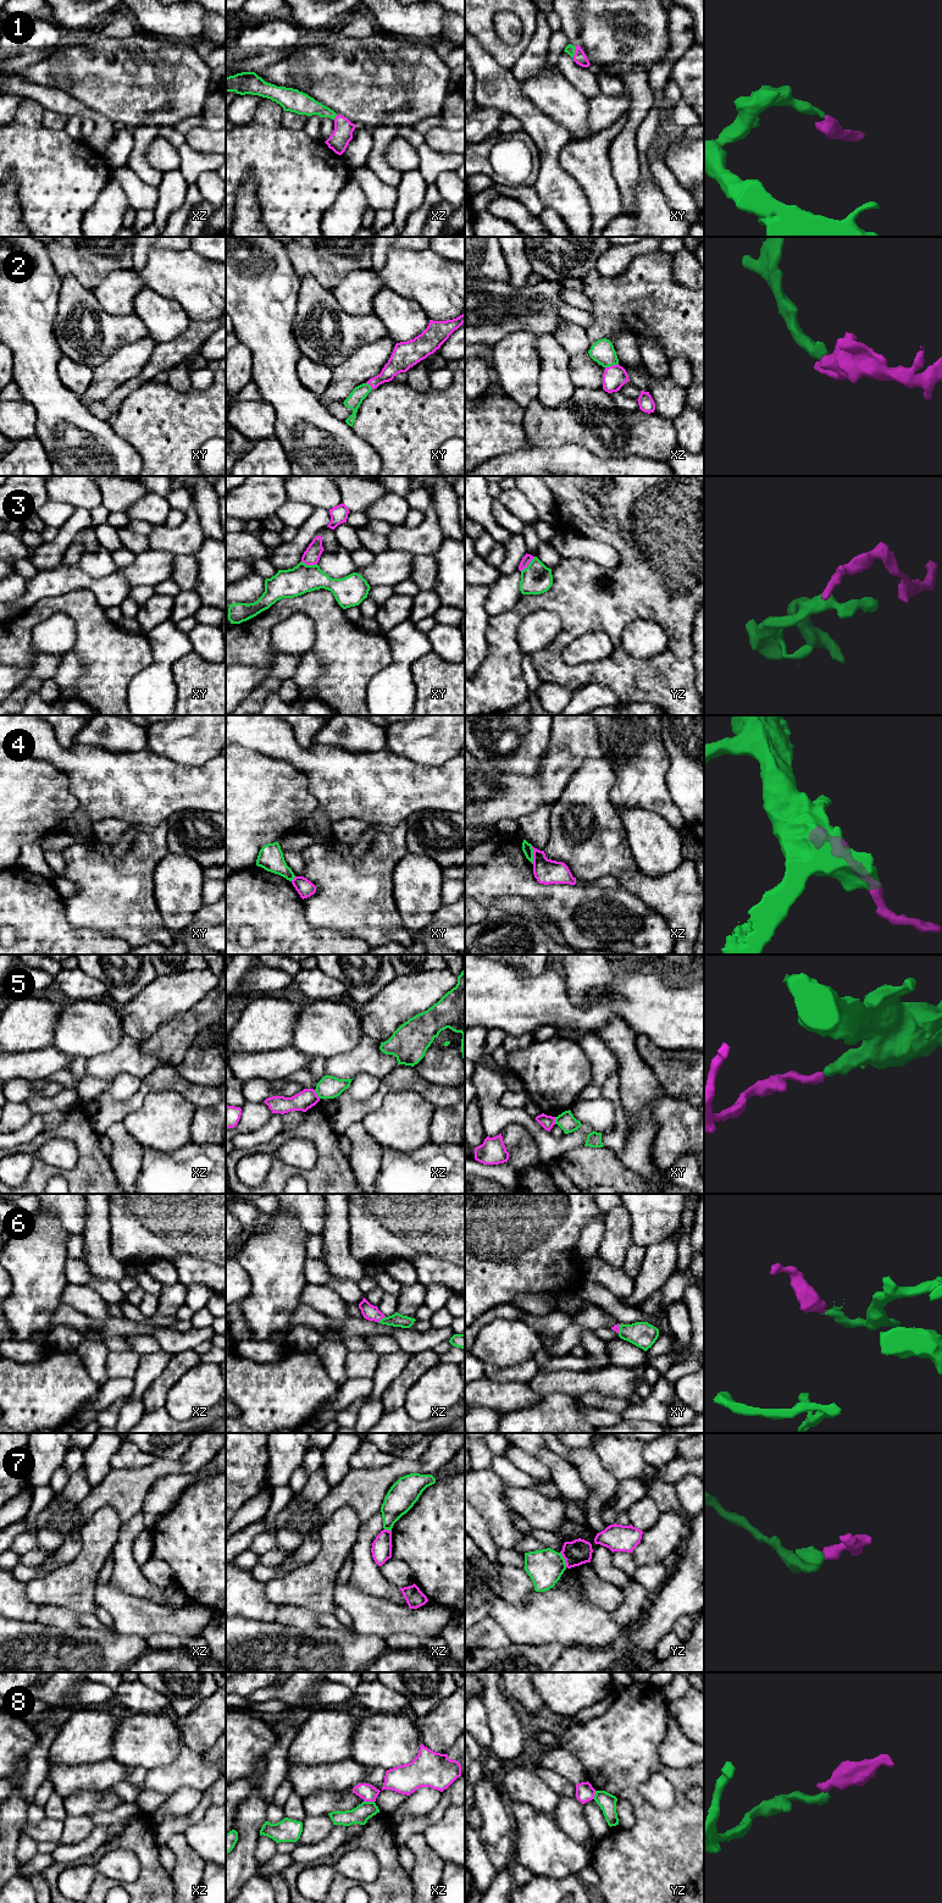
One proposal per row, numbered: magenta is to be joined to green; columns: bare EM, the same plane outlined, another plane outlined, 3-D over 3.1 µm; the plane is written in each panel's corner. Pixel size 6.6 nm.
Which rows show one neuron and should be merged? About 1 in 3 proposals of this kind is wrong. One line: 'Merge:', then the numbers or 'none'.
Merge: 1, 2, 6

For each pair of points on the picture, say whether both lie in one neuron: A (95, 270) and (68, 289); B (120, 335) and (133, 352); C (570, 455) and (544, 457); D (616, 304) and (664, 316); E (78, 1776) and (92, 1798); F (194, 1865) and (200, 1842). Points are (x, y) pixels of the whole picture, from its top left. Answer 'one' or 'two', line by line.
A: two
B: two
C: one
D: one
E: two
F: two

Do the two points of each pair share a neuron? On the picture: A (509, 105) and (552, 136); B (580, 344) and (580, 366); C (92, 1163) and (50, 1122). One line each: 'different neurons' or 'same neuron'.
A: same neuron
B: different neurons
C: different neurons

